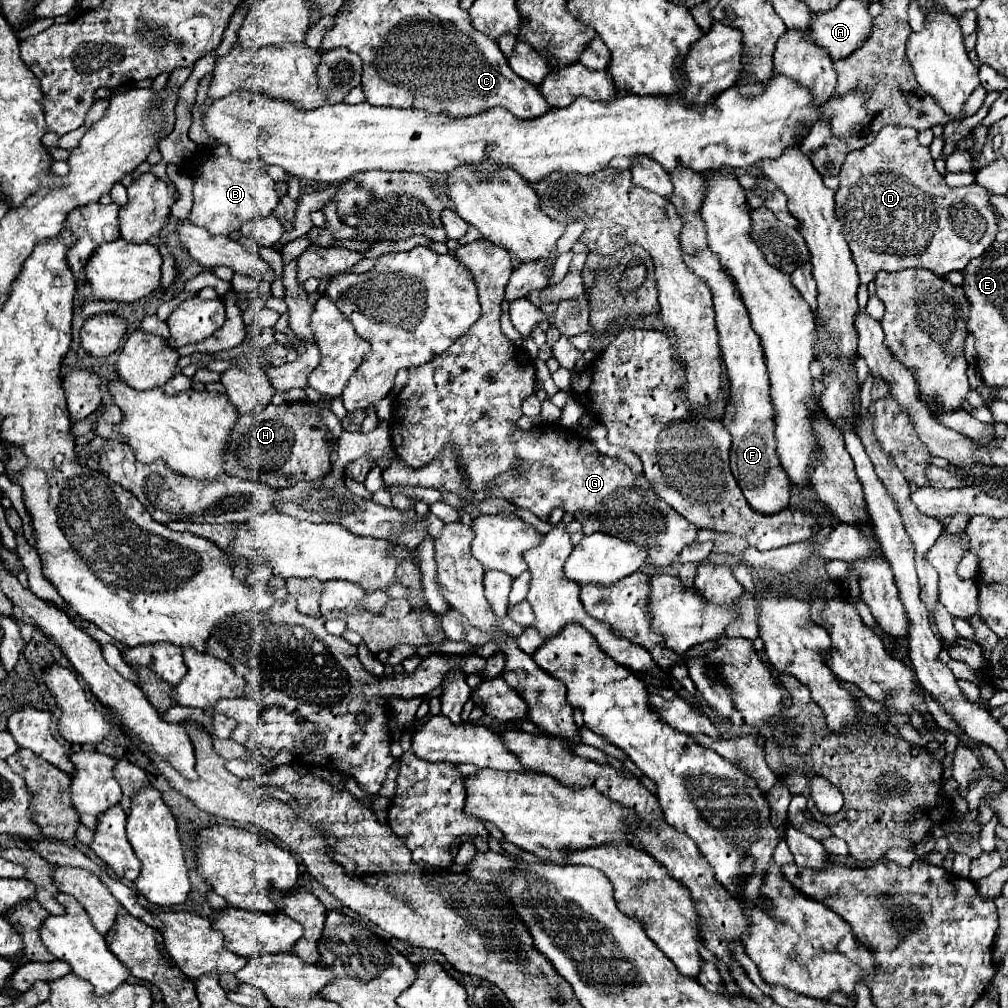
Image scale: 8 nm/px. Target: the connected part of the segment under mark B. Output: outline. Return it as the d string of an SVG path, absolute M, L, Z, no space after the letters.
M215 145L211 153L199 154L202 161L190 173L193 183L193 207L195 225L205 227L213 235L229 235L239 231L245 221L253 217L267 217L273 213L279 195L275 191L275 181L265 171L261 161L235 161L225 145Z

